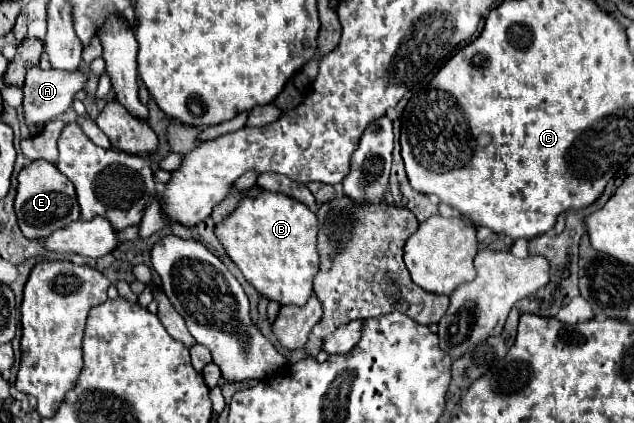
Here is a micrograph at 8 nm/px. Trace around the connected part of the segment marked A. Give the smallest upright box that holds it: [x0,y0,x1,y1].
[23,67,89,131]

